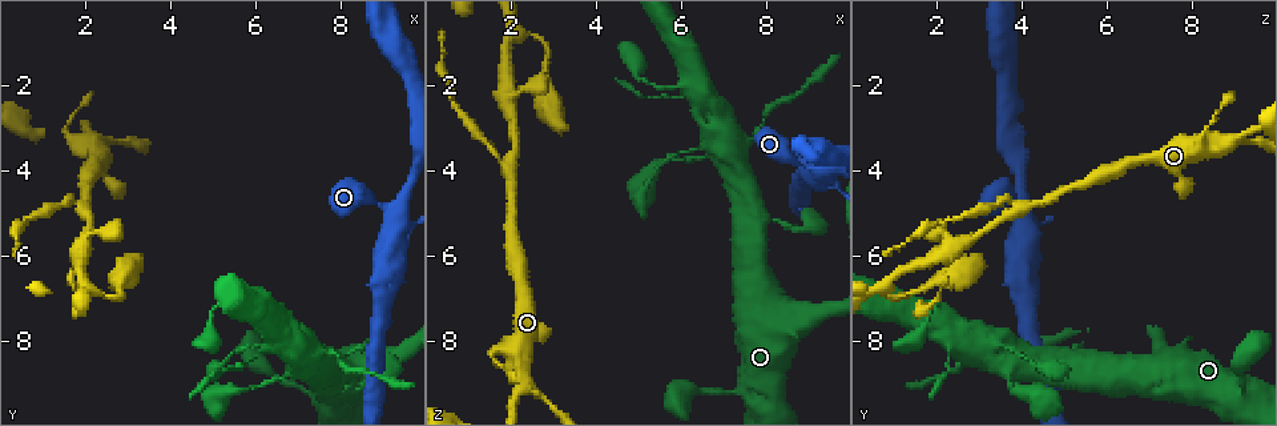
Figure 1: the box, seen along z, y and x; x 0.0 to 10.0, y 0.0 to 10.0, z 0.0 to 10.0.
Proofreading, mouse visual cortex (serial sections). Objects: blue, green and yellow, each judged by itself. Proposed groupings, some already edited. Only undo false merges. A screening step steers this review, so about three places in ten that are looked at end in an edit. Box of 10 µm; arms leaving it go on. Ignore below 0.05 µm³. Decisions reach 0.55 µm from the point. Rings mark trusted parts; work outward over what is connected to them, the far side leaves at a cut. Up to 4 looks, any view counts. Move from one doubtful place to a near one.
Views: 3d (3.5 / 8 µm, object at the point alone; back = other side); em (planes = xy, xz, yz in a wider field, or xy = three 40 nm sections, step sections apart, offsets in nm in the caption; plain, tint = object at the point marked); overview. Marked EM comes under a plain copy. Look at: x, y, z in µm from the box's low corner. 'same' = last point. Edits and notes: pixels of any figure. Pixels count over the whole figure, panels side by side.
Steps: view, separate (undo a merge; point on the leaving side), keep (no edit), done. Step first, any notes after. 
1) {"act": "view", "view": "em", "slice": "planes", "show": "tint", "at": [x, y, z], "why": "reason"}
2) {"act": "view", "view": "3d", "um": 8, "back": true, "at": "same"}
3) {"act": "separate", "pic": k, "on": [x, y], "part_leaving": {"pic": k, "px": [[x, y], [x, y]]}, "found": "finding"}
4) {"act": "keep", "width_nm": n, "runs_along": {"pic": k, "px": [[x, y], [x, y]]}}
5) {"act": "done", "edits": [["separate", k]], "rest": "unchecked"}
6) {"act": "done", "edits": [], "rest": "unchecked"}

{"act": "view", "view": "3d", "um": 3.5, "at": [2.35, 3.30, 9.05], "why": "side arm on a straight run"}

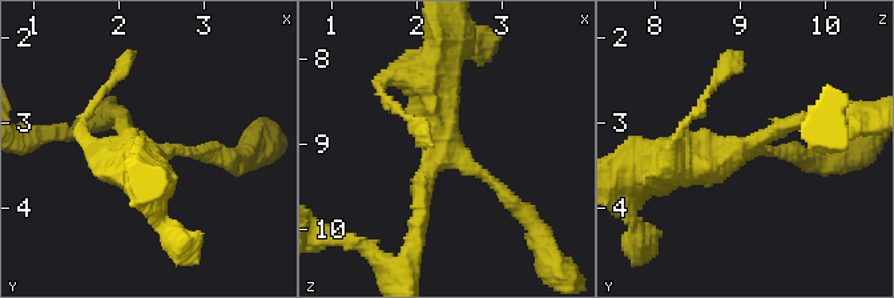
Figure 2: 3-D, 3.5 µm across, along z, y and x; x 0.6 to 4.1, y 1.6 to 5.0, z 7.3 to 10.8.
{"act": "view", "view": "em", "slice": "xy", "step": 2, "show": "tint", "at": [2.30, 3.30, 9.15], "arms": 3, "arm_widths_nm": [150, 200, 500], "why": "shape alone is not enough"}

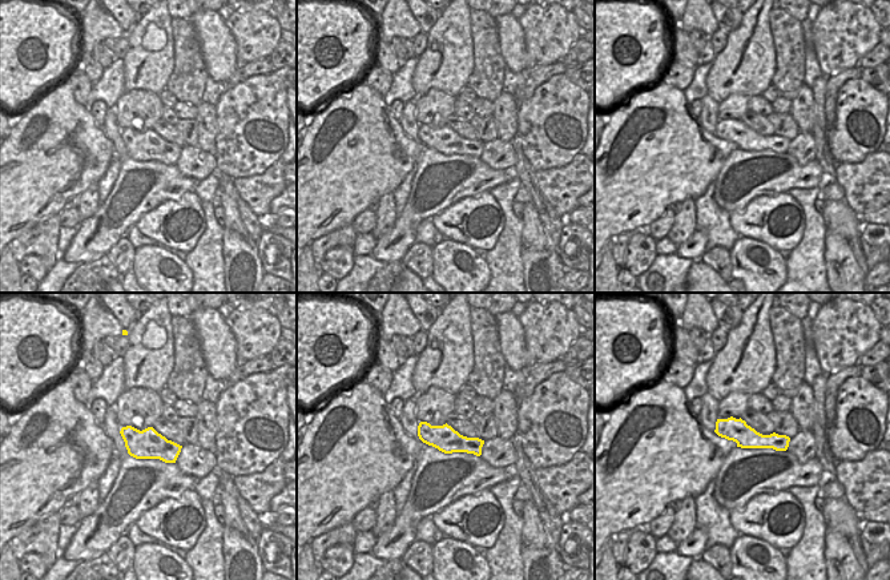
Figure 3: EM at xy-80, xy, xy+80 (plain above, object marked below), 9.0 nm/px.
{"act": "keep", "width_nm": 240, "runs_along": {"pic": 3, "px": [[719, 425], [756, 440], [785, 439]]}, "found": "all the same cell"}

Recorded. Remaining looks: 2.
{"act": "view", "view": "3d", "um": 3.5, "at": [6.60, 8.10, 3.00], "why": "abrupt turn"}

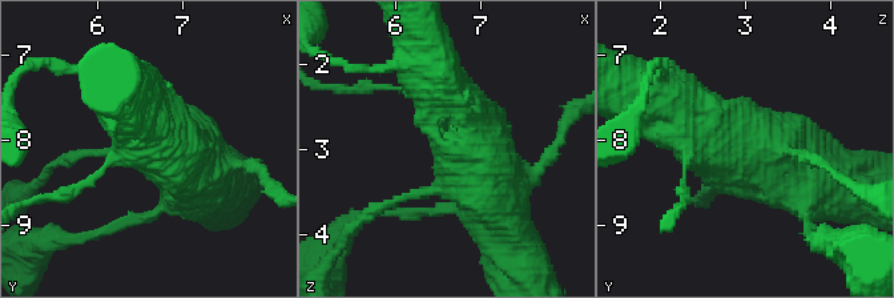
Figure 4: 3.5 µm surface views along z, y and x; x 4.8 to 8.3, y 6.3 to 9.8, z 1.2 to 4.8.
{"act": "view", "view": "em", "slice": "xy", "step": 5, "show": "tint", "at": [6.60, 8.15, 3.00], "why": "need the tissue"}

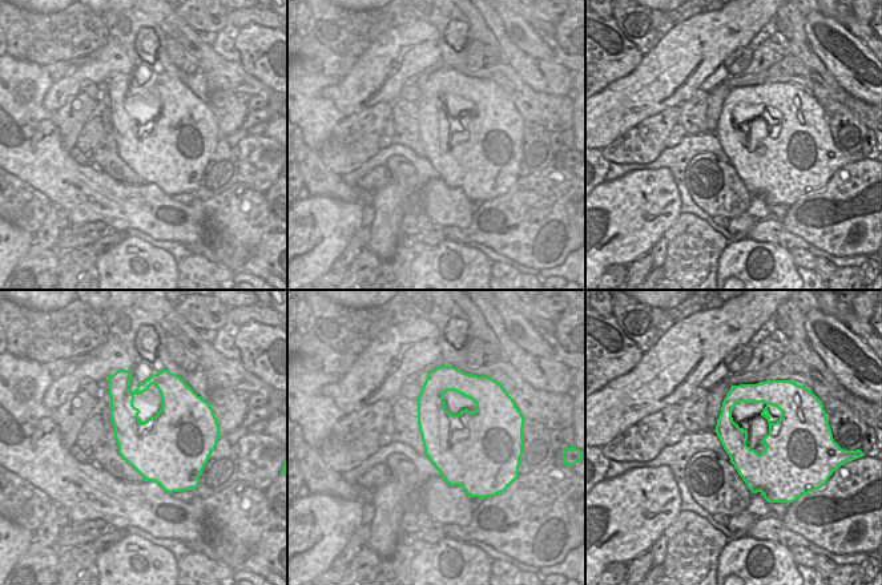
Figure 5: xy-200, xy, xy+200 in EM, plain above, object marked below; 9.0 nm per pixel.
{"act": "keep", "runs_along": {"pic": 4, "px": [[504, 194], [504, 174], [430, 72]]}, "found": "one cell here"}

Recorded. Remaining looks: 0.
{"act": "done", "edits": [], "rest": "unchecked"}

